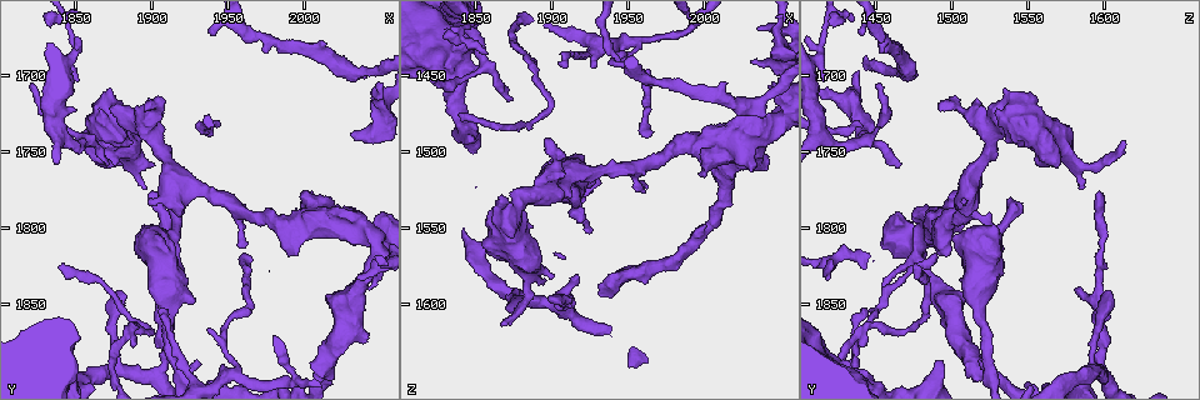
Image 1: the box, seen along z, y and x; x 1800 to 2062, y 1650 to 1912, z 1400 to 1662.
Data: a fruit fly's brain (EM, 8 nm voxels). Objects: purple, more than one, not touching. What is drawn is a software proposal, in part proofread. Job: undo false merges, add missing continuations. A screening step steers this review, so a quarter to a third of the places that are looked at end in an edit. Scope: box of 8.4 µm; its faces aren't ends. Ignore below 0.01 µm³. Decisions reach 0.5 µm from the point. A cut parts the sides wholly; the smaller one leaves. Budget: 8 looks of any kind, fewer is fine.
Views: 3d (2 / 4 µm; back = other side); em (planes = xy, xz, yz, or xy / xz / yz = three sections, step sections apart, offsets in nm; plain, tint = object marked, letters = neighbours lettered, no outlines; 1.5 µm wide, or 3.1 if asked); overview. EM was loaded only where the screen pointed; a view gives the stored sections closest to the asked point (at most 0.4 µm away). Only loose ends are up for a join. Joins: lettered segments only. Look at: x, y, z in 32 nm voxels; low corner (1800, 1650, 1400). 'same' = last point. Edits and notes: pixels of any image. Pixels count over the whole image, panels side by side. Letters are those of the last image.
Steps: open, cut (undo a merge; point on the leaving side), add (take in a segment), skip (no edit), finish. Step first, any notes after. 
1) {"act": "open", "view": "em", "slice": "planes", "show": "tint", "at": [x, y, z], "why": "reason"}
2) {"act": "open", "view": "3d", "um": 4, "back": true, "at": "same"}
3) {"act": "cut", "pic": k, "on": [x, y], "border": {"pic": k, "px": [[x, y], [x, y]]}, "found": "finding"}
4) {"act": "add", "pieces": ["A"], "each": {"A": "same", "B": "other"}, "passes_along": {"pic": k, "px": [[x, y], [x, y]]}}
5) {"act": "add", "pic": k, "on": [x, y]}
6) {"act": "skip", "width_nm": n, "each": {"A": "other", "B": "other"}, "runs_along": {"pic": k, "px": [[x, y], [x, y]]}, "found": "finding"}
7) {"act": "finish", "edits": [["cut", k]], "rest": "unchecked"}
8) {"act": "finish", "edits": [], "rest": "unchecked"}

{"act": "open", "view": "em", "slice": "planes", "show": "plain", "at": [2032, 1736, 1442], "why": "free end"}

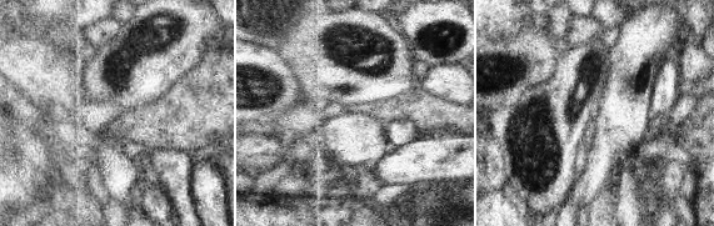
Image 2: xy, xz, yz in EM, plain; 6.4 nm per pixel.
{"act": "open", "view": "em", "slice": "planes", "show": "letters", "at": "same"}

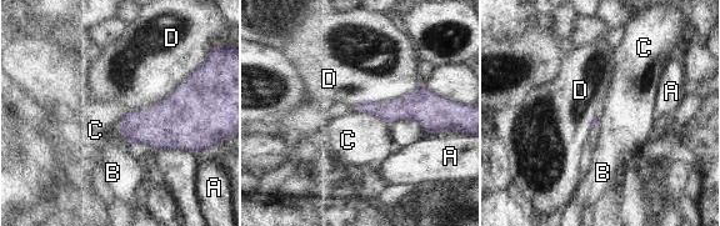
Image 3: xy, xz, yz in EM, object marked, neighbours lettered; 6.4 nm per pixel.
{"act": "skip", "longest_contact_nm": ["D", 550], "each": {"A": "other", "B": "other", "C": "other", "D": "other"}, "border": {"pic": 3, "px": [[195, 69], [155, 106], [123, 114]]}, "found": "no lettered segment goes on from it"}

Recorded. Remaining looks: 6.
{"act": "open", "view": "3d", "um": 2, "at": [1904, 1852, 1440], "why": "free end"}

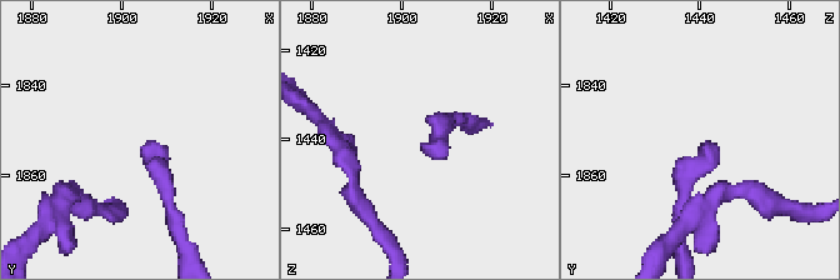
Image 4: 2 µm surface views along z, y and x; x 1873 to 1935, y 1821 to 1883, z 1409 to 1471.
{"act": "open", "view": "em", "slice": "planes", "show": "letters", "at": [1904, 1854, 1441], "why": "need the tissue"}

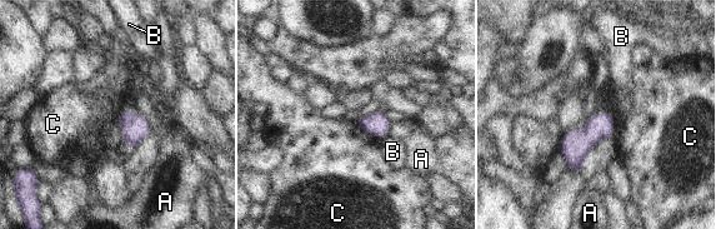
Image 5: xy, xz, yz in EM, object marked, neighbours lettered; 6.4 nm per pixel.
{"act": "skip", "longest_contact_nm": ["C", 190], "each": {"A": "other", "B": "other", "C": "other"}, "border": {"pic": 5, "px": [[355, 123], [370, 135], [380, 137]]}, "found": "no lettered segment goes on from it"}

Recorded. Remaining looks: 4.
{"act": "open", "view": "em", "slice": "planes", "show": "letters", "at": [1856, 1742, 1444], "why": "arms part here"}

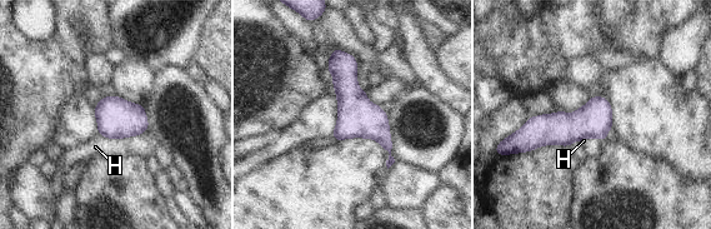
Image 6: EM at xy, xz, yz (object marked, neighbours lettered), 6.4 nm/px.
{"act": "skip", "longest_contact_nm": ["H", 70], "each": {"H": "other"}, "border": {"pic": 6, "px": [[98, 133], [106, 138]]}, "found": "continuous, no second cell"}

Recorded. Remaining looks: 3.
{"act": "finish", "edits": [], "rest": "unchecked"}

